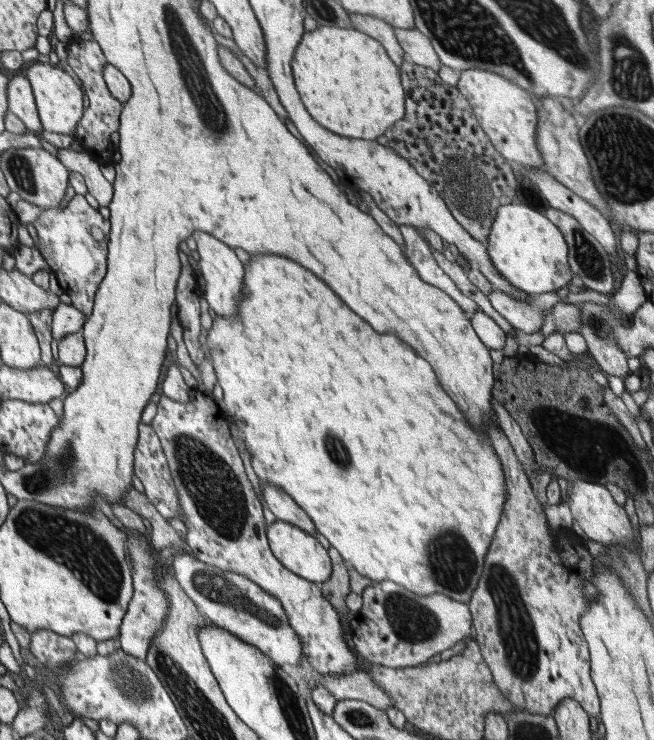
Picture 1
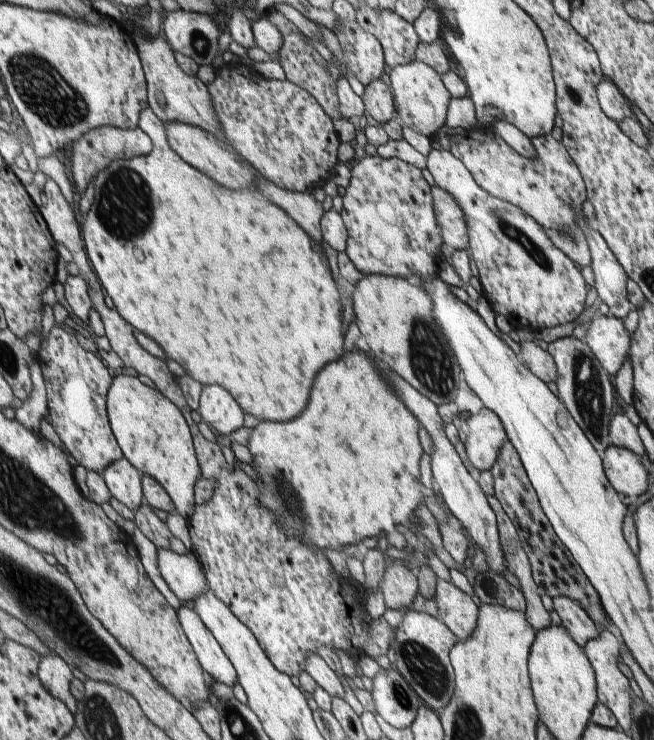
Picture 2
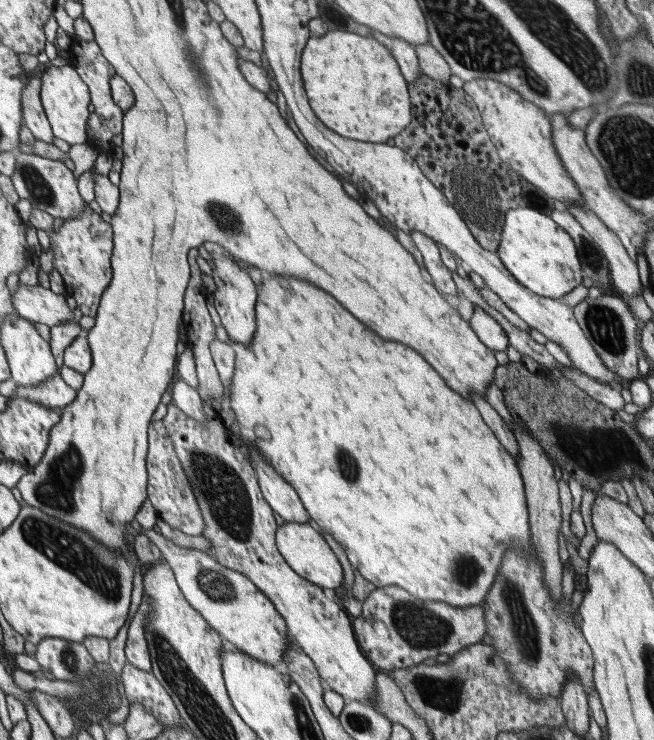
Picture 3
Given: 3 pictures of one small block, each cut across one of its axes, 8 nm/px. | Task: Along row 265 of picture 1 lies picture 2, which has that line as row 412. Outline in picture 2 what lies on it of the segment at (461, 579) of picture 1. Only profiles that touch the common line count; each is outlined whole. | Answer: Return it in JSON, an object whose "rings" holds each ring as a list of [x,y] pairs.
{"rings":[[[142,110],[138,118],[138,125],[153,140],[152,152],[146,156],[135,156],[130,160],[114,160],[106,170],[93,180],[94,202],[85,214],[81,225],[82,240],[87,257],[92,262],[97,279],[104,286],[107,294],[114,302],[116,312],[122,316],[130,326],[140,330],[150,338],[154,338],[164,350],[167,358],[176,360],[186,374],[202,386],[218,385],[225,388],[241,405],[246,414],[255,416],[260,421],[288,422],[290,418],[298,416],[308,402],[308,394],[312,388],[312,378],[318,376],[329,362],[342,357],[342,304],[332,280],[328,258],[322,250],[322,244],[315,242],[306,234],[306,230],[297,224],[282,207],[273,203],[264,195],[250,190],[228,190],[220,186],[214,179],[208,178],[202,171],[196,170],[190,163],[173,150],[166,138],[165,123],[153,110]]]}

